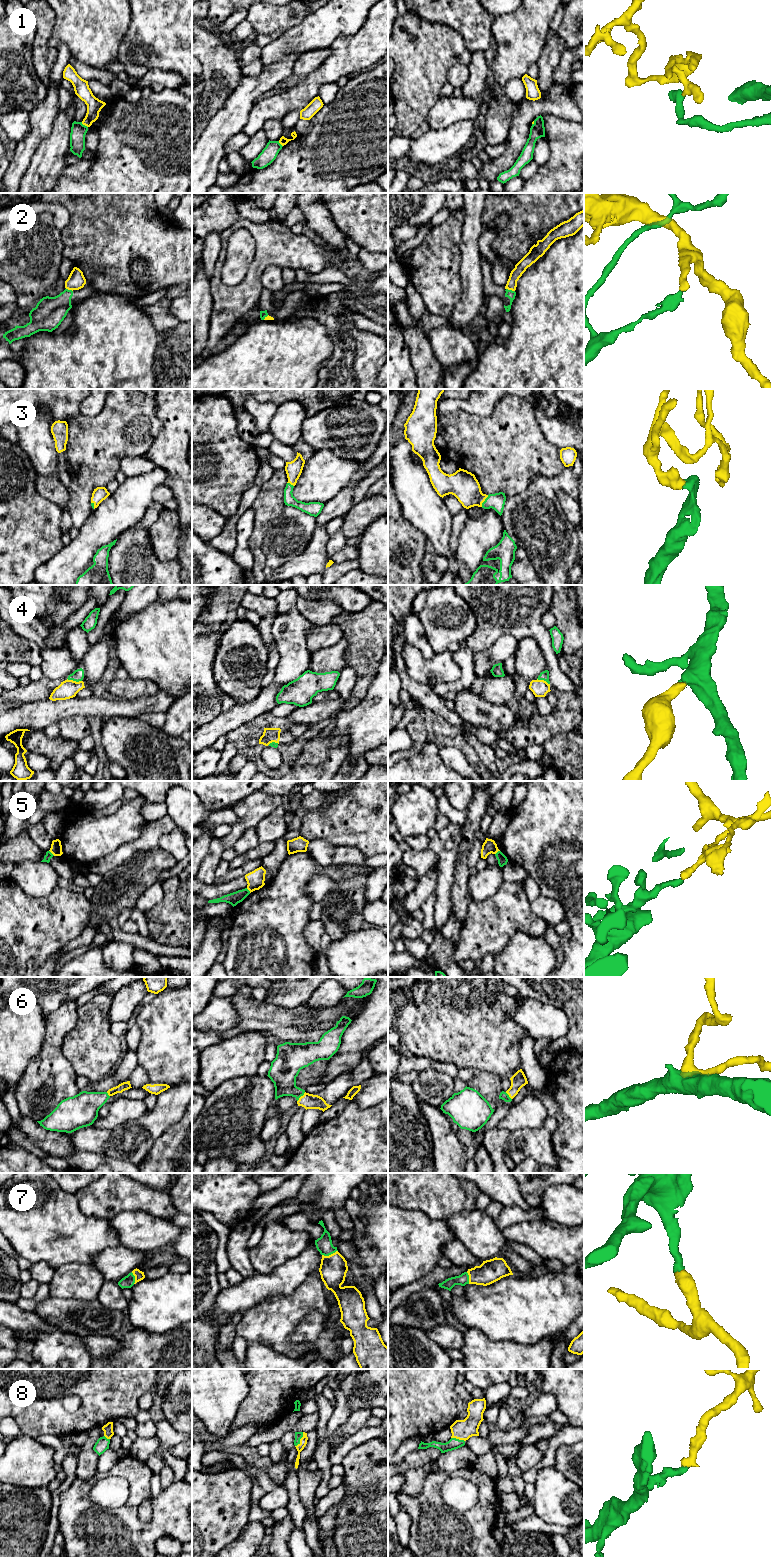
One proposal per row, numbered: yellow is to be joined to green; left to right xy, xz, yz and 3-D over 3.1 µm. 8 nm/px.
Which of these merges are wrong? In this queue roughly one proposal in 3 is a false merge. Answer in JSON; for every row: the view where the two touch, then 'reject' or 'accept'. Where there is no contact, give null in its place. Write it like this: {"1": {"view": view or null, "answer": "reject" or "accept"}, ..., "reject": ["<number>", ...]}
{"1": {"view": "xy", "answer": "reject"}, "2": {"view": "yz", "answer": "reject"}, "3": {"view": "yz", "answer": "accept"}, "4": {"view": "xy", "answer": "reject"}, "5": {"view": "xy", "answer": "reject"}, "6": {"view": "xz", "answer": "accept"}, "7": {"view": "xz", "answer": "accept"}, "8": {"view": "xz", "answer": "accept"}, "reject": ["1", "2", "4", "5"]}

